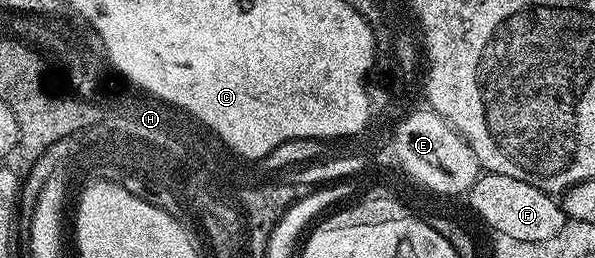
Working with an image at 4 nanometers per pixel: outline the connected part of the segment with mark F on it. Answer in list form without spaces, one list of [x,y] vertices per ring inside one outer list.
[[[485,172],[474,182],[476,192],[473,192],[471,205],[476,205],[478,212],[485,216],[497,228],[504,229],[514,238],[527,242],[542,242],[547,238],[555,238],[563,230],[567,217],[565,209],[557,204],[552,195],[527,182],[519,182],[519,178],[507,178],[507,174]]]

